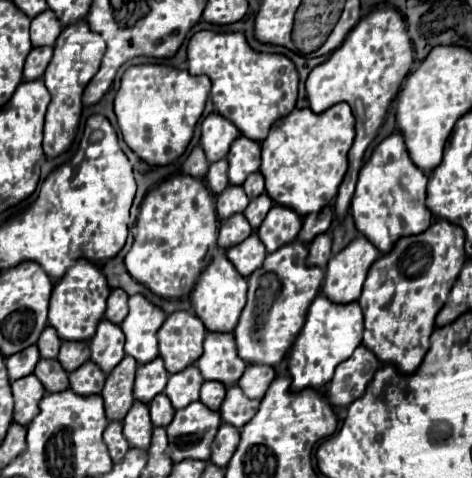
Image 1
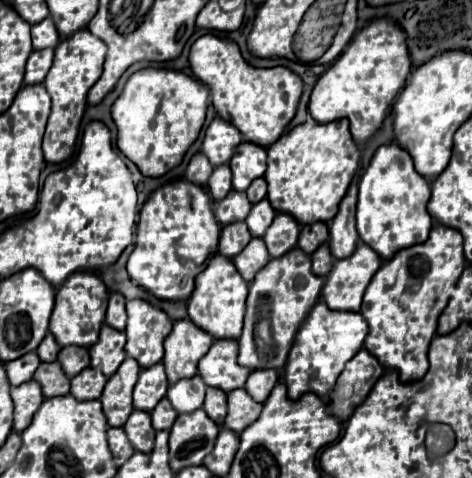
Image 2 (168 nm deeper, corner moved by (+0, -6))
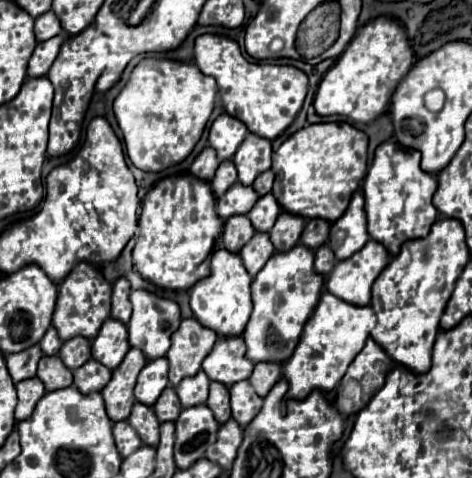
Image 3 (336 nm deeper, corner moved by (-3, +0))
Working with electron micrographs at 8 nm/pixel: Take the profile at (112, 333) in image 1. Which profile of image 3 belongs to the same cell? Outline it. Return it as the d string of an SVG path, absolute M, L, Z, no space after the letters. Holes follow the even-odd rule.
M107 318L93 340L93 358L107 366L109 370L115 370L125 354L129 352L129 342L127 342L127 326L119 320Z

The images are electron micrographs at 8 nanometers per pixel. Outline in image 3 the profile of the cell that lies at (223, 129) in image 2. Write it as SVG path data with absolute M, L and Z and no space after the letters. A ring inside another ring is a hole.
M223 112L211 124L209 144L217 150L217 158L223 162L223 160L233 158L233 154L237 152L239 144L245 138L245 134L247 134L247 126L241 120Z

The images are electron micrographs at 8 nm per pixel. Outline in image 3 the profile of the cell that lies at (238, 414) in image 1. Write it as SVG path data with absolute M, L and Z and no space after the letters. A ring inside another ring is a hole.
M247 380L231 386L231 410L233 410L233 418L239 422L241 428L245 428L257 416L261 406L263 406L263 398L255 394L253 386Z

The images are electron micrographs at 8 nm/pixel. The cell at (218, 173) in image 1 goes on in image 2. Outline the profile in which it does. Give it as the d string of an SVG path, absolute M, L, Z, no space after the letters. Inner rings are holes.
M228 164L214 168L214 172L208 180L208 190L214 200L222 200L232 190L232 172L230 172Z

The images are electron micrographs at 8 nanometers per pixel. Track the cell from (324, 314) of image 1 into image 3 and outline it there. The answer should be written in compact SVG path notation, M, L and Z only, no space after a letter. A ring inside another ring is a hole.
M323 292L315 312L303 326L303 334L293 356L283 366L283 376L289 382L287 394L297 400L303 400L311 390L333 390L343 378L347 366L365 346L365 340L375 328L375 324L377 318L371 306L353 306L335 298L329 292Z

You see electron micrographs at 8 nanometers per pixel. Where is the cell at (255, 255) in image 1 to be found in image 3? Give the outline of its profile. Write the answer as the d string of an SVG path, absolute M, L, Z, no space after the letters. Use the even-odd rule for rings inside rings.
M255 232L255 236L243 246L239 256L241 256L247 272L251 276L255 276L265 266L265 262L271 258L273 252L275 252L275 248L273 248L273 244L269 240L269 234Z

